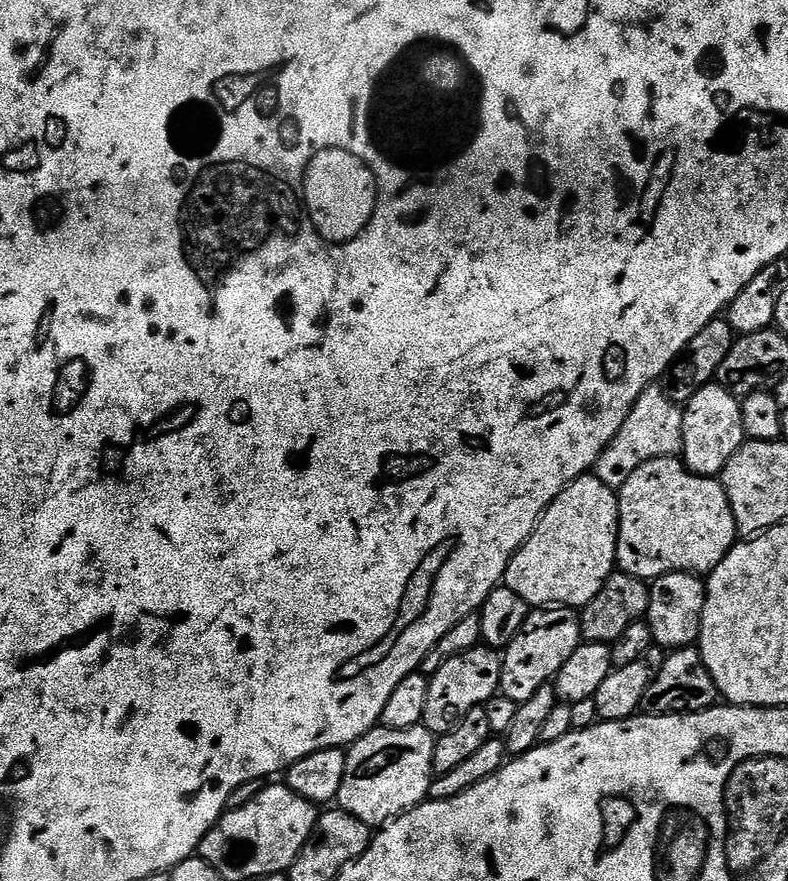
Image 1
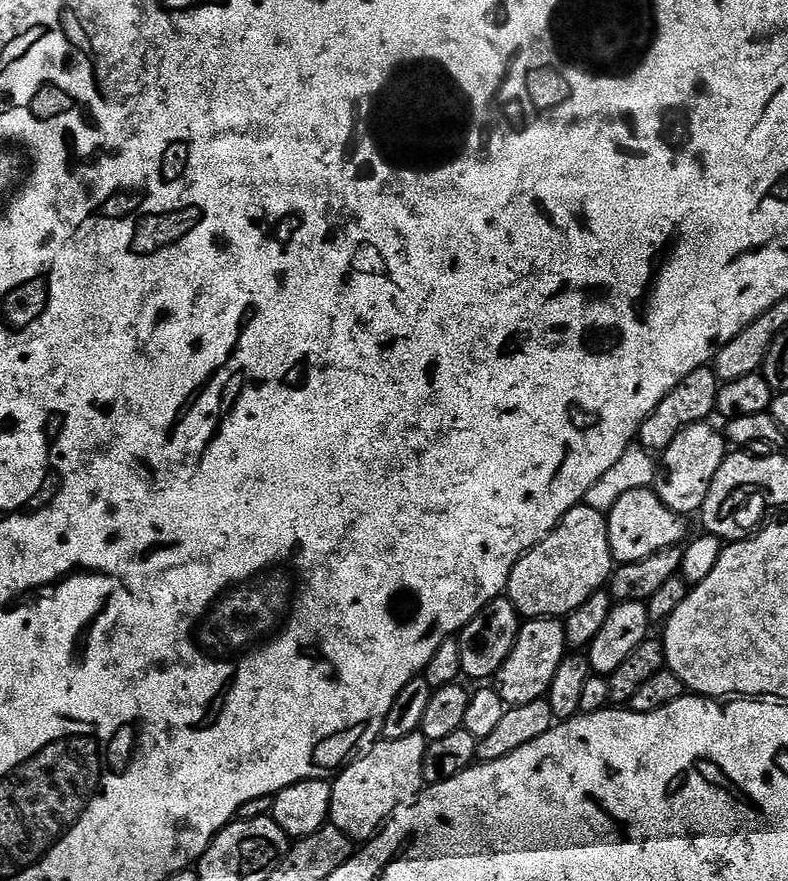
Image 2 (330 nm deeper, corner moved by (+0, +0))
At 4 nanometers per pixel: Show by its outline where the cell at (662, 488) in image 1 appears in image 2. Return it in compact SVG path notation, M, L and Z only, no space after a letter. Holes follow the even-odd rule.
M652 488L630 490L624 497L618 498L618 502L614 502L614 506L606 515L610 550L617 565L650 558L656 552L677 547L685 539L685 517L667 508L660 495Z

